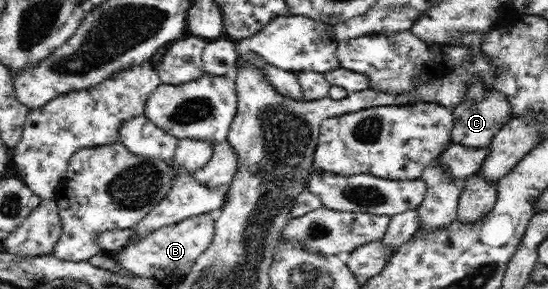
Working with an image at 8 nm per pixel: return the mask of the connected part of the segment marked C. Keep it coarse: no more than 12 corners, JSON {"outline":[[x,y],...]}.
{"outline":[[504,94],[454,108],[451,143],[486,148],[512,118]]}

